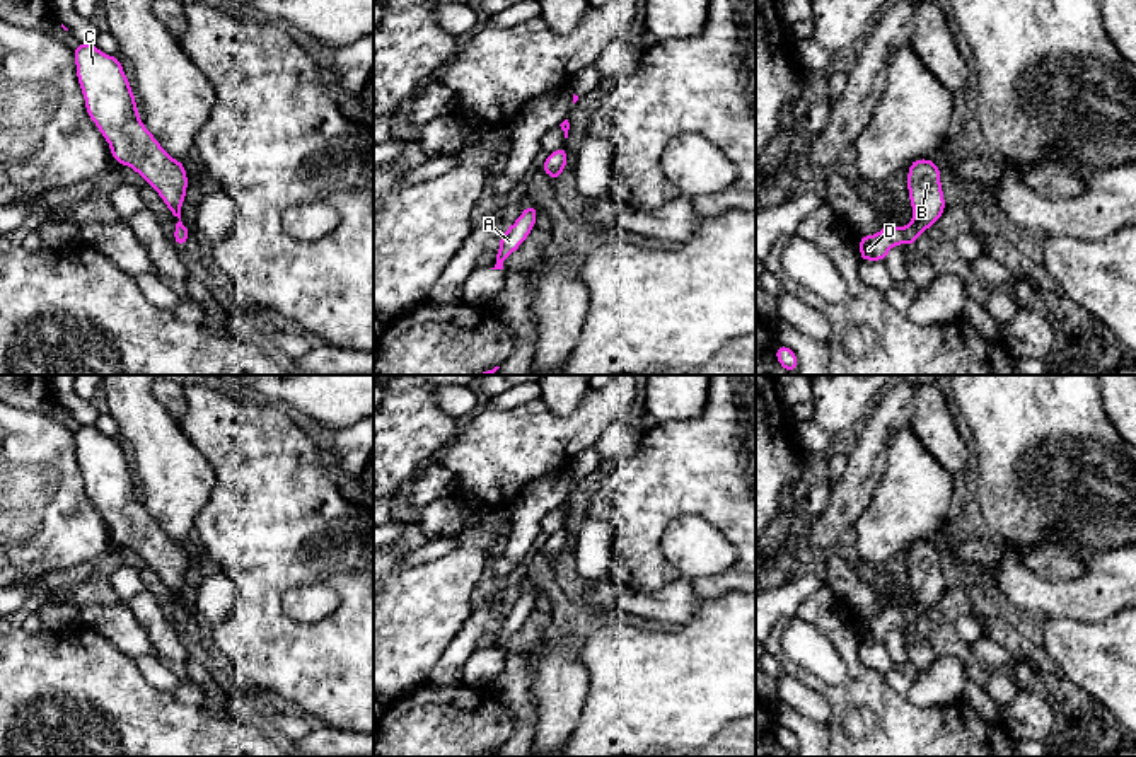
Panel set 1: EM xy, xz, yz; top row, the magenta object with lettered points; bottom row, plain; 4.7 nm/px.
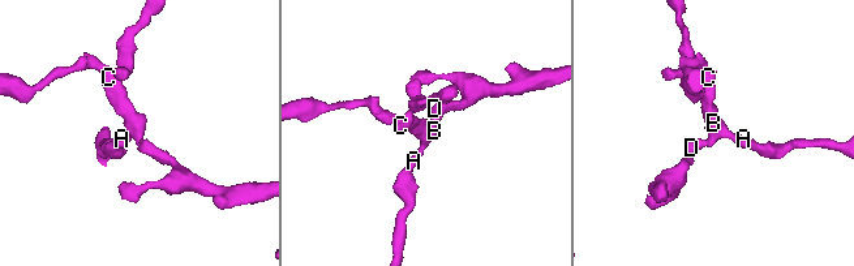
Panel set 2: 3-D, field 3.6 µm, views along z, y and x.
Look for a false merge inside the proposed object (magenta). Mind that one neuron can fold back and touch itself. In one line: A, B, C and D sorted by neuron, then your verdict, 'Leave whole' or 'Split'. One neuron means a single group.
Groups: A B C D. Leave whole

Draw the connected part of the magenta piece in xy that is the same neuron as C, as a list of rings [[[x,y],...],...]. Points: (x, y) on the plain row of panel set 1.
[[[78,425],[73,442],[85,493],[107,522],[111,539],[138,554],[179,600],[174,626],[183,629],[191,614],[181,604],[188,573],[184,546],[172,540],[142,505],[135,476],[118,438],[99,433],[94,425]]]

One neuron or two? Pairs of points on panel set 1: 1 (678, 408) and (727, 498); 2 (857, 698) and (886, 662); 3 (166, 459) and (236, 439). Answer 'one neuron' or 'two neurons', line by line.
1: two neurons
2: two neurons
3: two neurons

